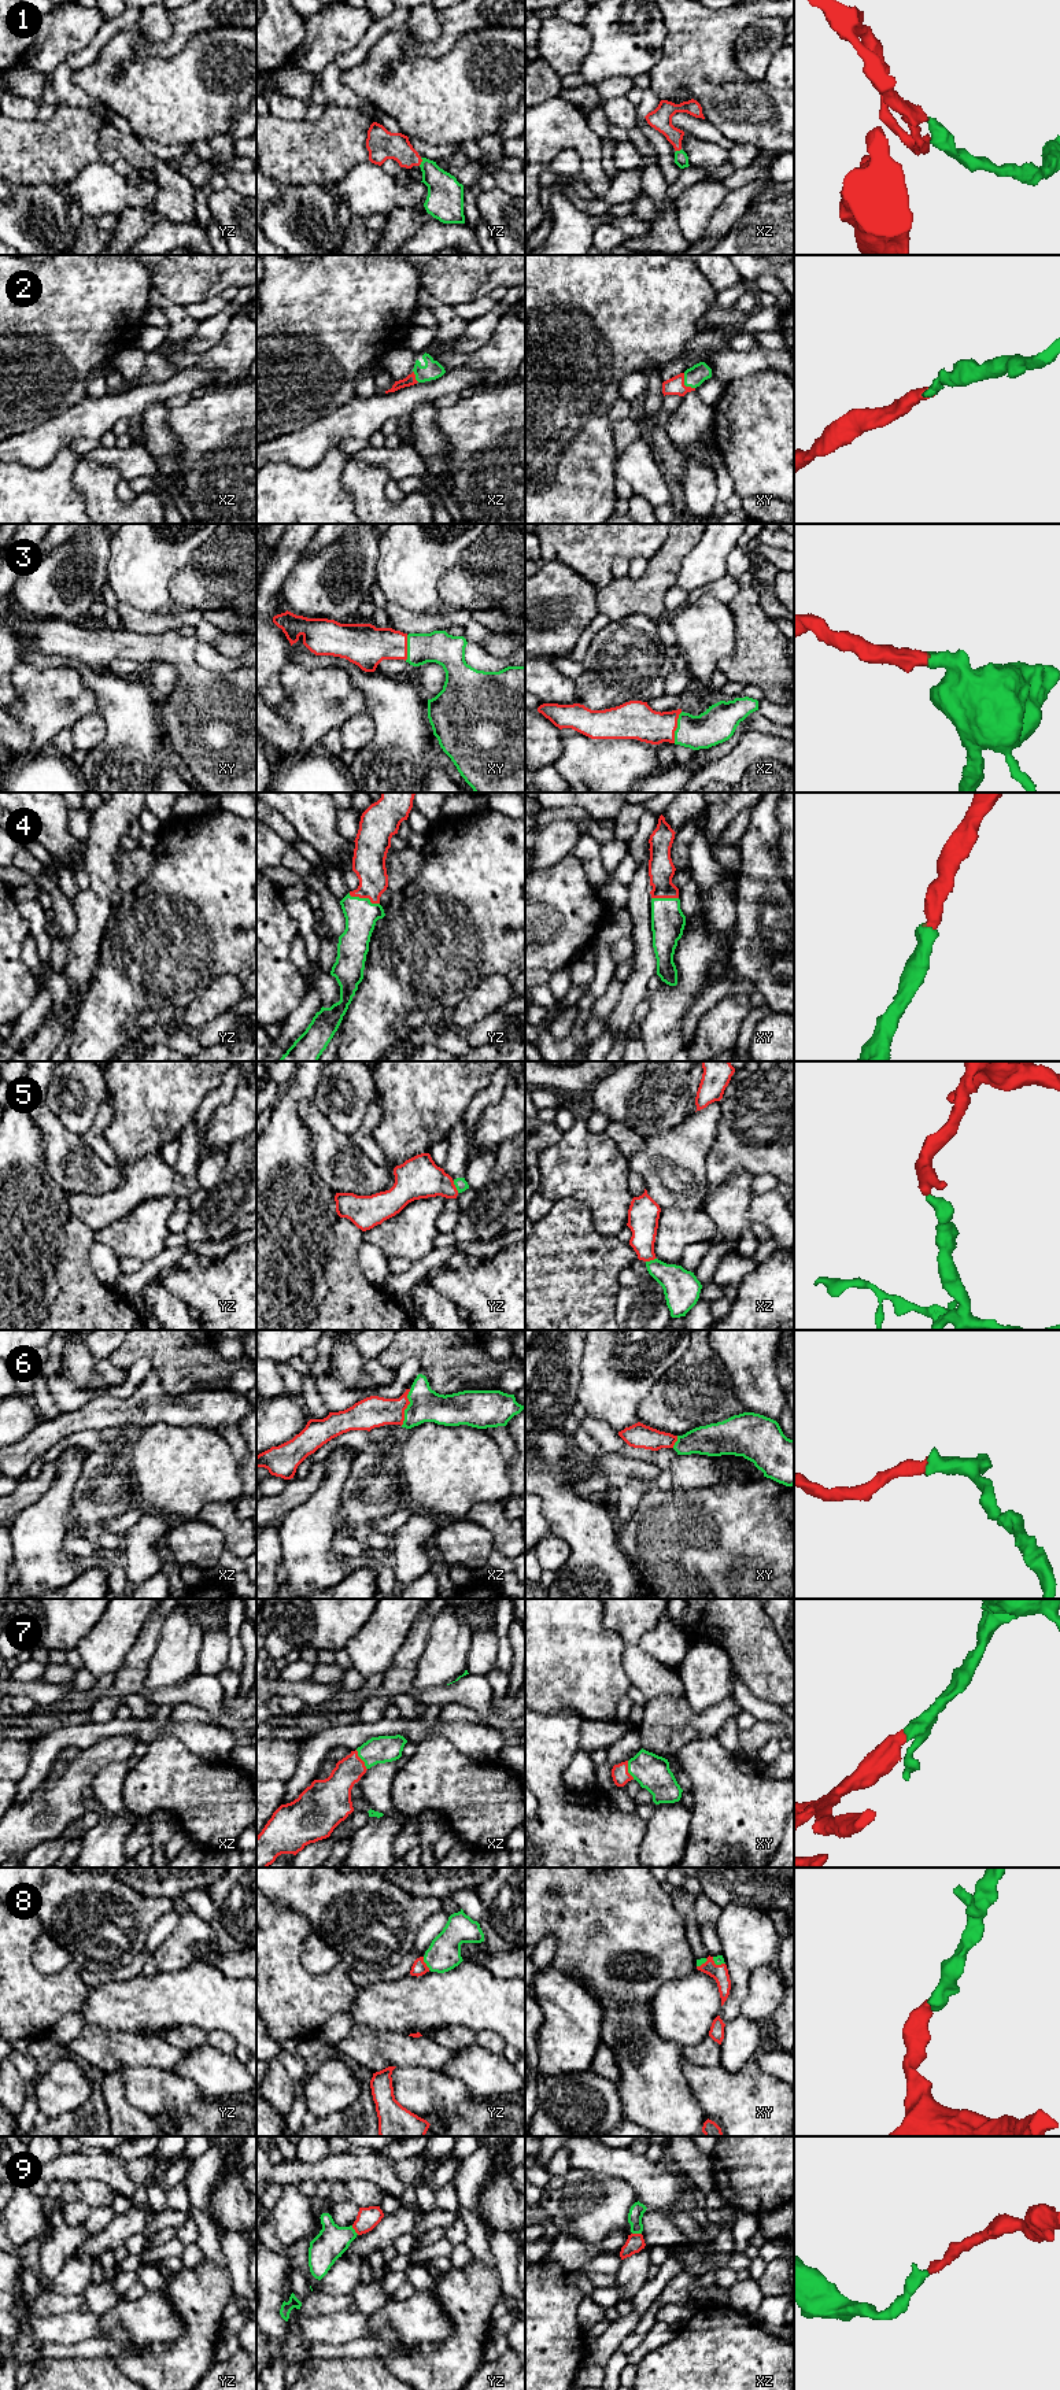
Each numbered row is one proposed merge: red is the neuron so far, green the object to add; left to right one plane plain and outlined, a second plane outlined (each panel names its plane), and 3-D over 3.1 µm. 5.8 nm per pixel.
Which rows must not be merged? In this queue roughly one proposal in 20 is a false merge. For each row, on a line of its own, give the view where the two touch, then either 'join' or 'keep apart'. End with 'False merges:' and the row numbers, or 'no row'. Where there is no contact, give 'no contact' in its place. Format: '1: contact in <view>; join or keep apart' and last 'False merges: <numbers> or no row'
1: contact in yz; join
2: contact in xy; join
3: contact in xz; join
4: contact in yz; join
5: contact in yz; join
6: contact in xz; join
7: contact in xz; join
8: contact in yz; join
9: contact in yz; join
False merges: no row

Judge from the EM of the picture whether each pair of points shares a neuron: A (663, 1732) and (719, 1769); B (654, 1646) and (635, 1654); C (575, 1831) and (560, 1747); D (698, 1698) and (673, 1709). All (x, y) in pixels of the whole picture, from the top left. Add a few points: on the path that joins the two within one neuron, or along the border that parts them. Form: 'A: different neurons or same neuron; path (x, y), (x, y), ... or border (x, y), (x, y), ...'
A: different neurons; border (715, 1737), (690, 1740), (672, 1758)
B: different neurons; border (638, 1644), (671, 1668)
C: same neuron; path (560, 1810), (553, 1798), (553, 1768)
D: different neurons; border (683, 1692), (695, 1710), (705, 1710), (721, 1702)

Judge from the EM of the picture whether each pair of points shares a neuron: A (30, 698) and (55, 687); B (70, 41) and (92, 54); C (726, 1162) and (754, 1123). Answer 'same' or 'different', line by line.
A: same
B: different
C: same

